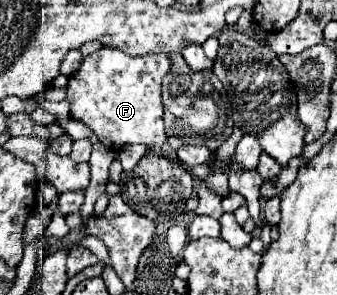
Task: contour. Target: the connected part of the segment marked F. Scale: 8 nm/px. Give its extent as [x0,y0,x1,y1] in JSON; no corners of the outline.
[65,47,169,149]

